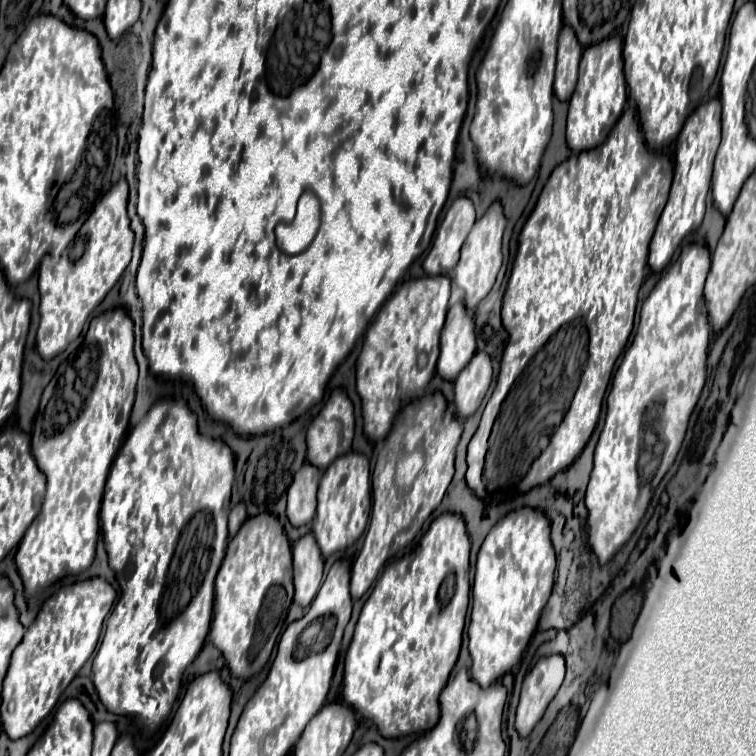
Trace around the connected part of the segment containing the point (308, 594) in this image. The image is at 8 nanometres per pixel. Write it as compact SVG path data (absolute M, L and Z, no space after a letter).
M311 534L293 542L295 602L309 608L323 584L323 556Z

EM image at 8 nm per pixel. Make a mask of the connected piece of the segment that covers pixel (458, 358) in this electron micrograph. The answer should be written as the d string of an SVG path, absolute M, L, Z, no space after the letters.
M459 302L449 308L441 332L441 354L437 362L439 376L449 382L457 380L459 372L471 362L475 350L475 324Z

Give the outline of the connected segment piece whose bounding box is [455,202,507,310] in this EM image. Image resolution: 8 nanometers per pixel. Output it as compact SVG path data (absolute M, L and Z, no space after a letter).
M495 202L485 212L485 216L475 222L471 234L467 236L467 240L465 240L463 248L461 248L461 260L459 260L459 264L455 268L455 284L457 284L459 290L463 290L463 306L467 310L473 310L489 294L489 290L495 284L495 278L497 278L501 262L503 262L501 236L503 236L505 224L507 224L507 220L503 216L501 204Z

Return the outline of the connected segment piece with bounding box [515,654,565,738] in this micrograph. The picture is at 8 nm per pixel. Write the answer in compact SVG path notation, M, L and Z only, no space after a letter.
M559 654L539 660L535 668L525 676L515 720L515 728L521 738L527 738L535 724L541 720L547 704L555 698L563 682L563 676L565 660Z

